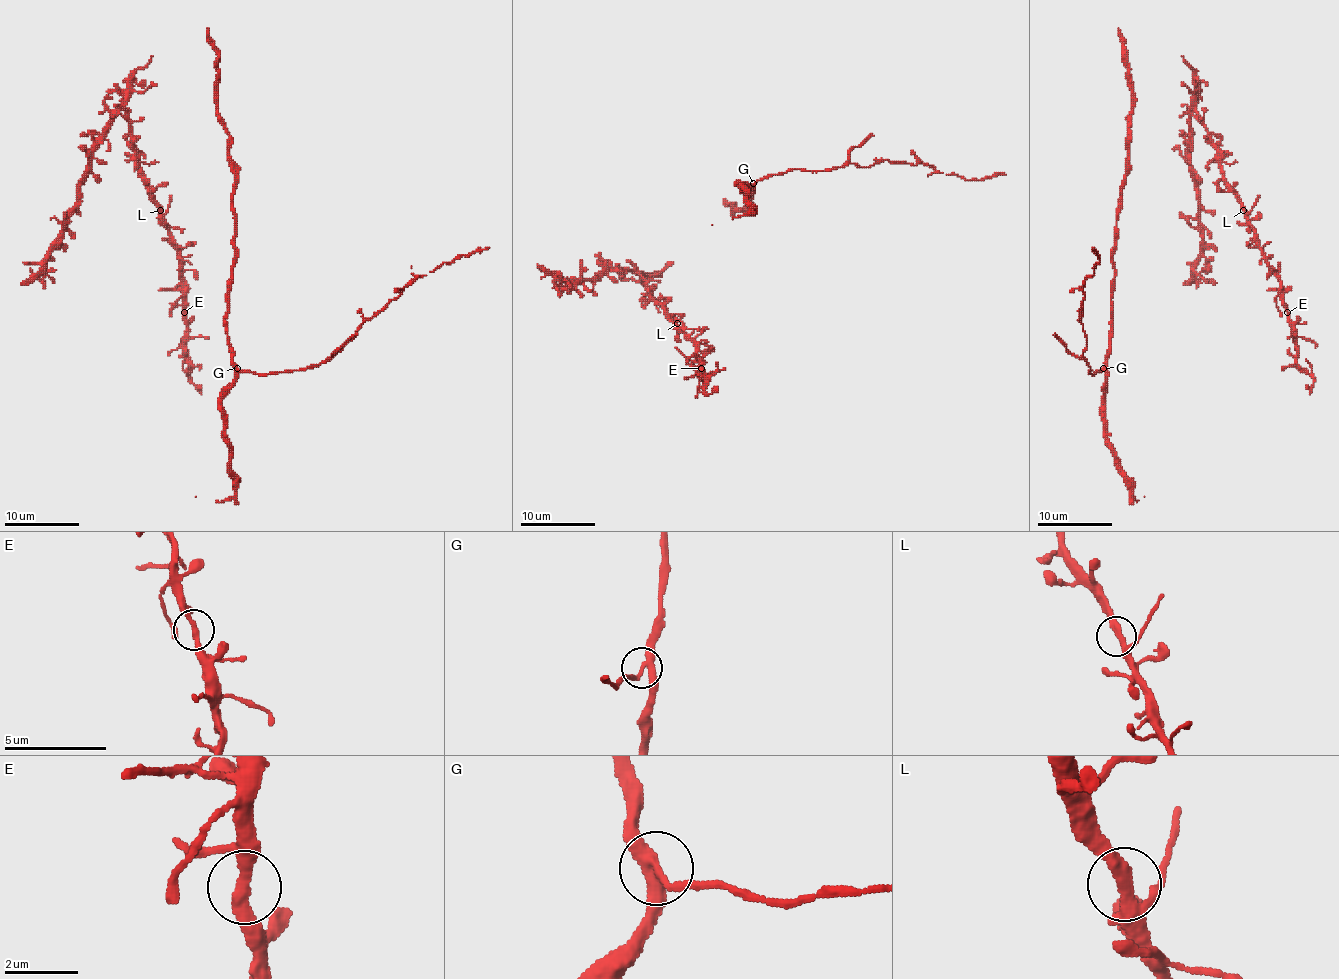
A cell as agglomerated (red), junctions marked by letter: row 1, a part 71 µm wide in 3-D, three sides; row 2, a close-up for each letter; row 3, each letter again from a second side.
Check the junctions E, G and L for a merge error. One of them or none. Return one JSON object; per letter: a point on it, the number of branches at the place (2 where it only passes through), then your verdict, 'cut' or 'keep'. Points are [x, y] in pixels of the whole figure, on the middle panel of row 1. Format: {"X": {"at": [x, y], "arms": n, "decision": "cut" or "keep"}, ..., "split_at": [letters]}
{"E": {"at": [701, 368], "arms": 3, "decision": "keep"}, "G": {"at": [753, 183], "arms": 3, "decision": "keep"}, "L": {"at": [677, 323], "arms": 3, "decision": "keep"}, "split_at": []}

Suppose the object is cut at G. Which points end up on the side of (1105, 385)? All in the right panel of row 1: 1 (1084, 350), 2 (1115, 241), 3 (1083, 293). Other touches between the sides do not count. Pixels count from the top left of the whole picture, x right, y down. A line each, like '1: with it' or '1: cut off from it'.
1: cut off from it
2: with it
3: cut off from it

